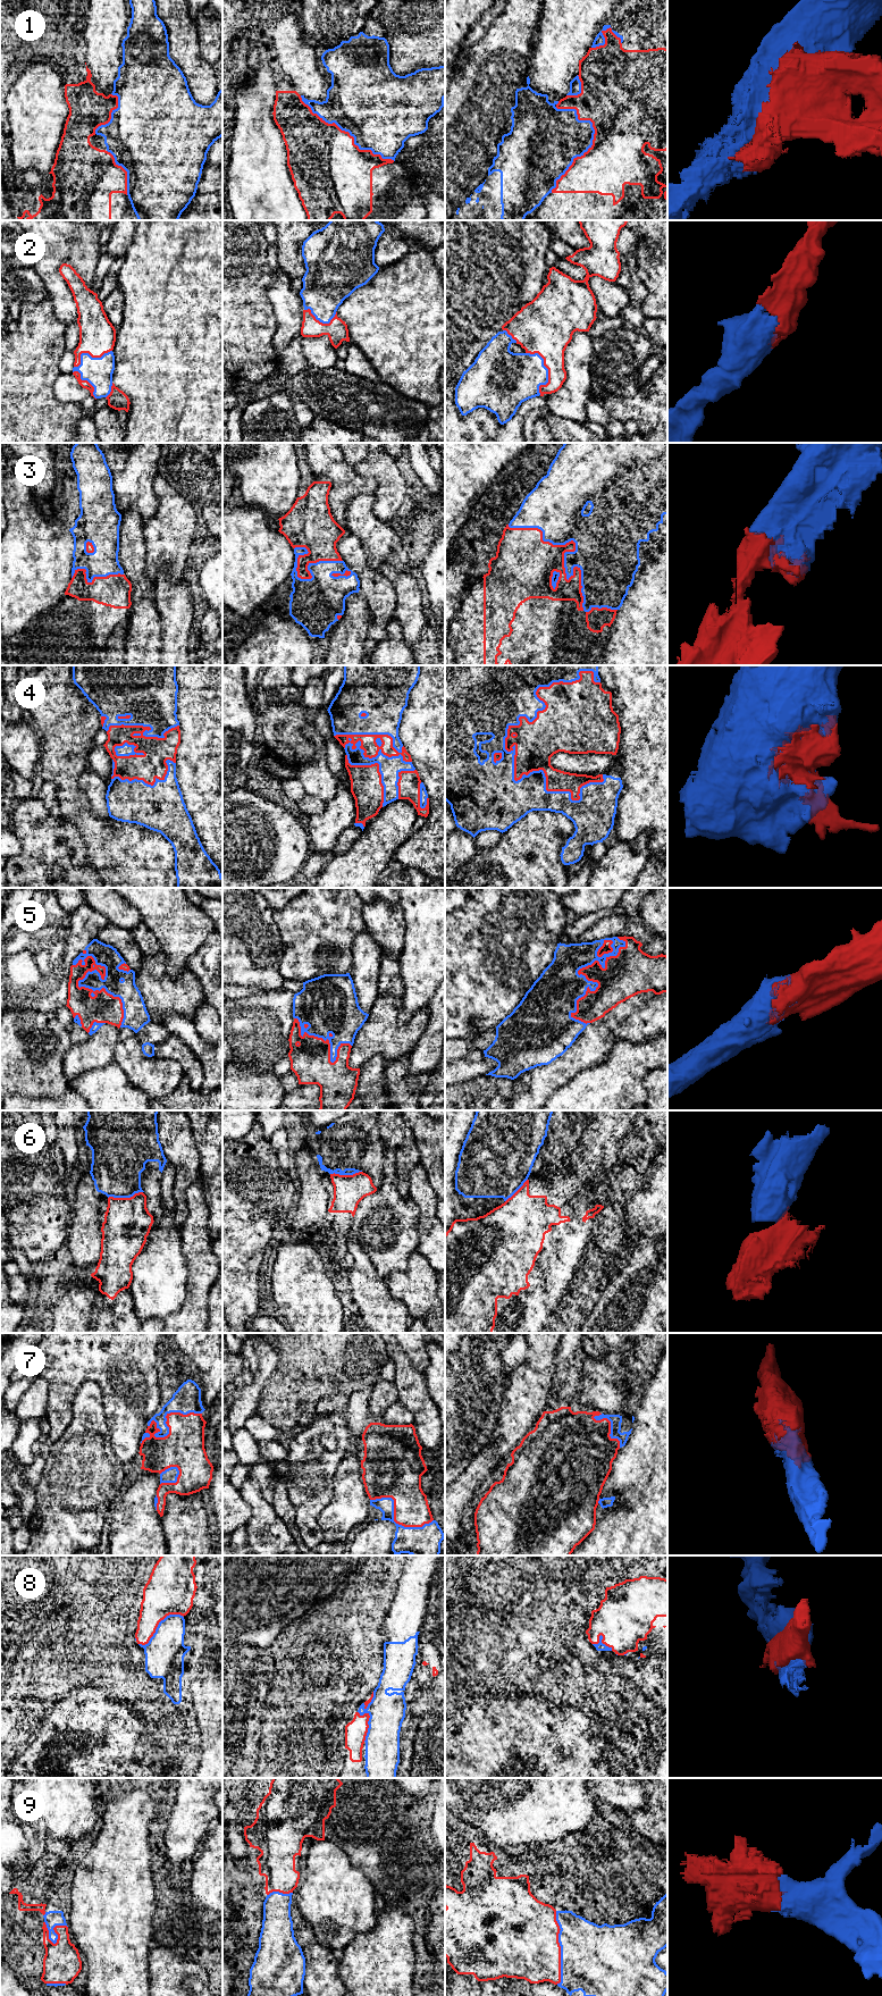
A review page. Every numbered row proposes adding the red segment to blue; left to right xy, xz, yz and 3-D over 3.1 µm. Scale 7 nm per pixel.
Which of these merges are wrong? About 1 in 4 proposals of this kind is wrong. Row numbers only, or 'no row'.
1, 6, 8

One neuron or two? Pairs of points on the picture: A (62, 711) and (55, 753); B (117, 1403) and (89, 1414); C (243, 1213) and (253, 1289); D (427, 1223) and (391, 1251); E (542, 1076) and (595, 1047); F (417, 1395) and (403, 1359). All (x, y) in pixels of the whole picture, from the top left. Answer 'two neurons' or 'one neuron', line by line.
A: one neuron
B: two neurons
C: one neuron
D: two neurons
E: one neuron
F: one neuron

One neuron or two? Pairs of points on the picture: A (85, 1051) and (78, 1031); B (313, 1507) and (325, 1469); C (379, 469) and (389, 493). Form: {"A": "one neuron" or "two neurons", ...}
{"A": "two neurons", "B": "one neuron", "C": "one neuron"}

